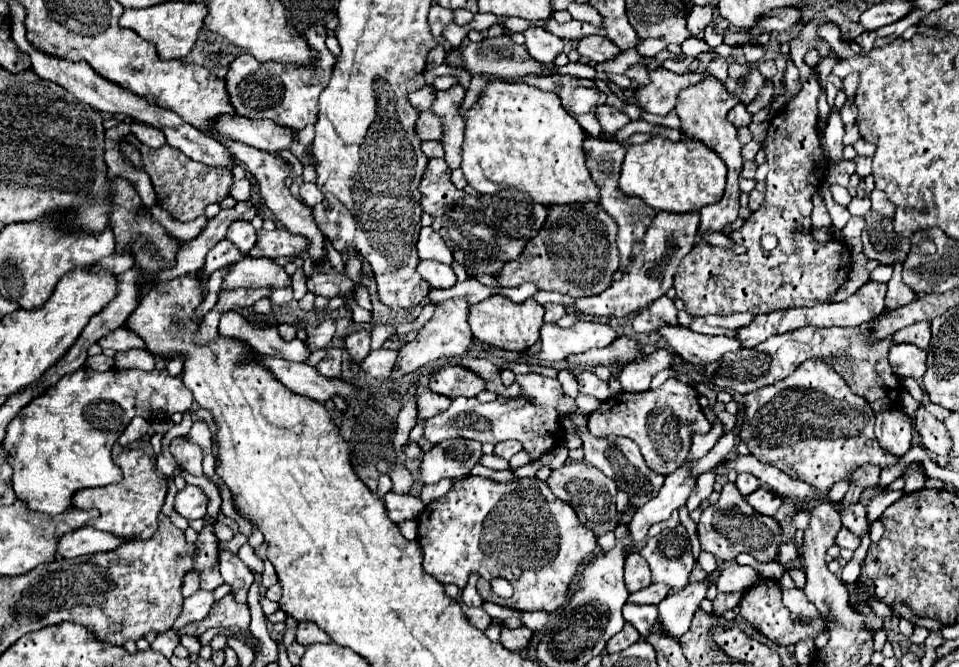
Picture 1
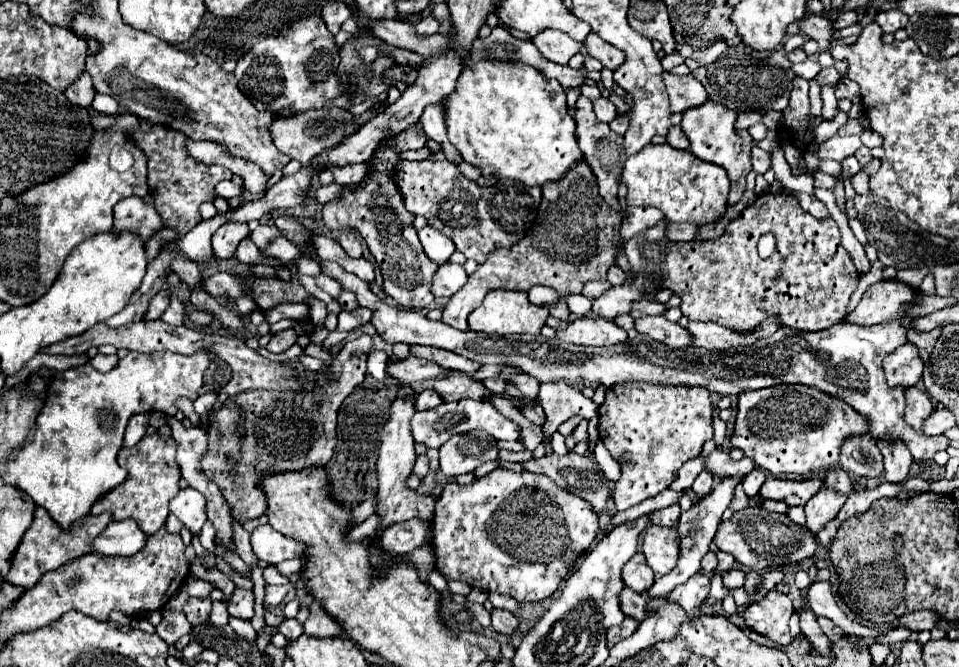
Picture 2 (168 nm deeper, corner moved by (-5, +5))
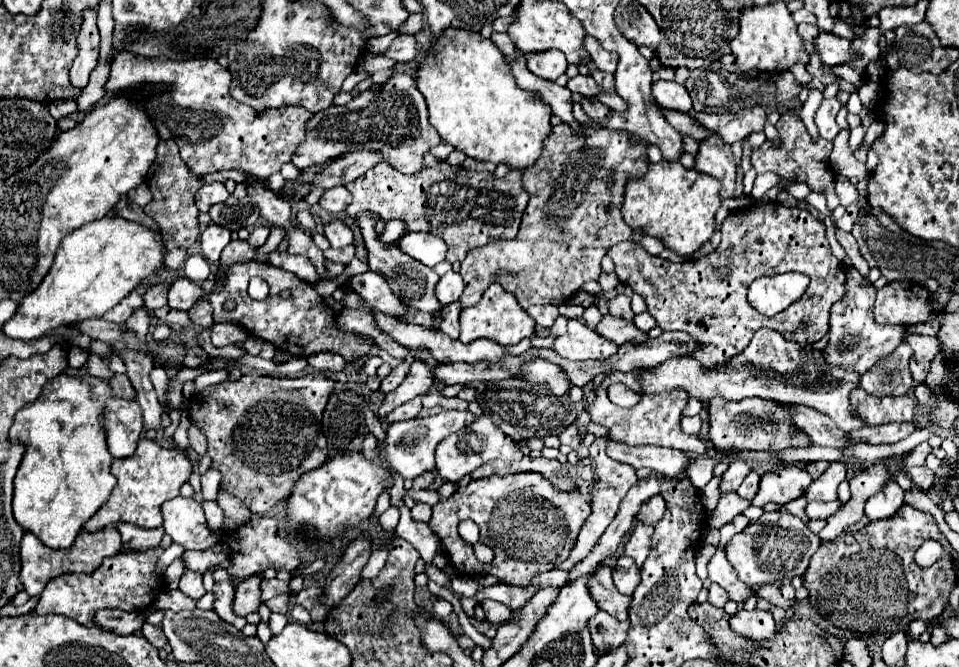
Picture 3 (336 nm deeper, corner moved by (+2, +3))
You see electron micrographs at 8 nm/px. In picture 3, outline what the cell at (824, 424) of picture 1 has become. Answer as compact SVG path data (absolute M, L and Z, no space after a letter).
M714 397L708 401L708 435L718 449L728 451L778 451L788 447L806 447L808 435L790 425L790 411L776 401L760 401L758 397L744 401L724 401Z

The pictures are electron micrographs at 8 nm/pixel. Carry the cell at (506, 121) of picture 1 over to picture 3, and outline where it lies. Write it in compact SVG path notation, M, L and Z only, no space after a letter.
M446 29L422 57L416 69L416 85L428 103L430 123L442 141L472 159L524 169L540 157L542 141L552 131L548 105L532 93L516 89L508 61L480 33Z

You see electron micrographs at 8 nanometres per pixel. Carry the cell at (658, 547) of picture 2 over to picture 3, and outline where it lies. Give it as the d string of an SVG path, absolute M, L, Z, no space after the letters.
M638 521L636 527L634 527L634 531L632 531L632 535L630 535L630 541L628 541L626 547L624 547L624 555L632 557L638 567L640 567L640 565L646 561L646 557L648 557L650 537L652 537L652 527Z

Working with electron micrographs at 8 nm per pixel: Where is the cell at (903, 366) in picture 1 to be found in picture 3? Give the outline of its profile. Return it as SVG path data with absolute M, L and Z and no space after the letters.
M902 343L894 349L888 357L880 359L864 377L860 379L860 385L876 395L906 395L912 389L912 375L908 373L908 363L912 357L912 347L908 343Z

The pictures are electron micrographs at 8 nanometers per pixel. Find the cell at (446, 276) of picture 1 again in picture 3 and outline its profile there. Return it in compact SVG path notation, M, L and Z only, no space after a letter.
M448 271L436 285L436 295L442 305L450 305L450 303L458 301L462 291L464 291L462 277L460 277L460 273L454 273L454 271Z

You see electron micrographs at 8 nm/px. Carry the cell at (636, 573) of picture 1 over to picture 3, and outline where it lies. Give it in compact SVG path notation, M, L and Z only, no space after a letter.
M618 557L612 573L614 583L622 595L632 595L634 589L640 585L640 567L632 561L632 557Z

